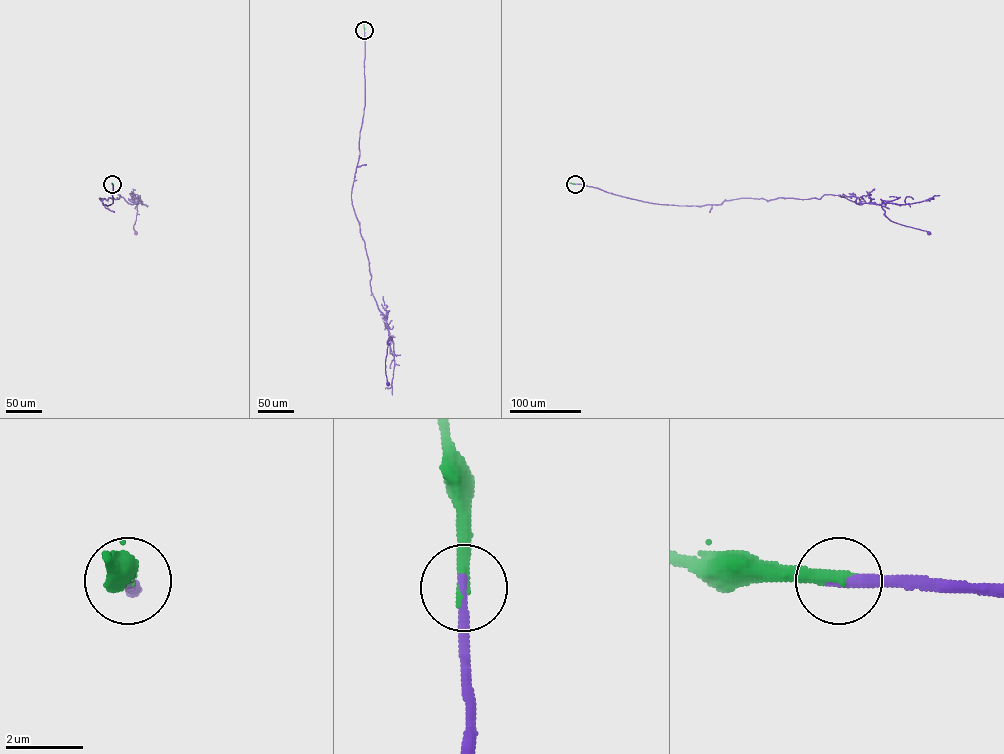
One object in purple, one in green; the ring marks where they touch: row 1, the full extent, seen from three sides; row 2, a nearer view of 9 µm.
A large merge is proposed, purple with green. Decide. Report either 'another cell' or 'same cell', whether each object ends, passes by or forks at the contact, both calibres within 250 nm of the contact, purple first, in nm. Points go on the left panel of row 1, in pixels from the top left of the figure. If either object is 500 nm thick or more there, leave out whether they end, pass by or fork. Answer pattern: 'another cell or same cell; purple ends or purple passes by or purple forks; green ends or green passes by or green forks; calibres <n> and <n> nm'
same cell; purple ends; green ends; calibres 280 and 340 nm

